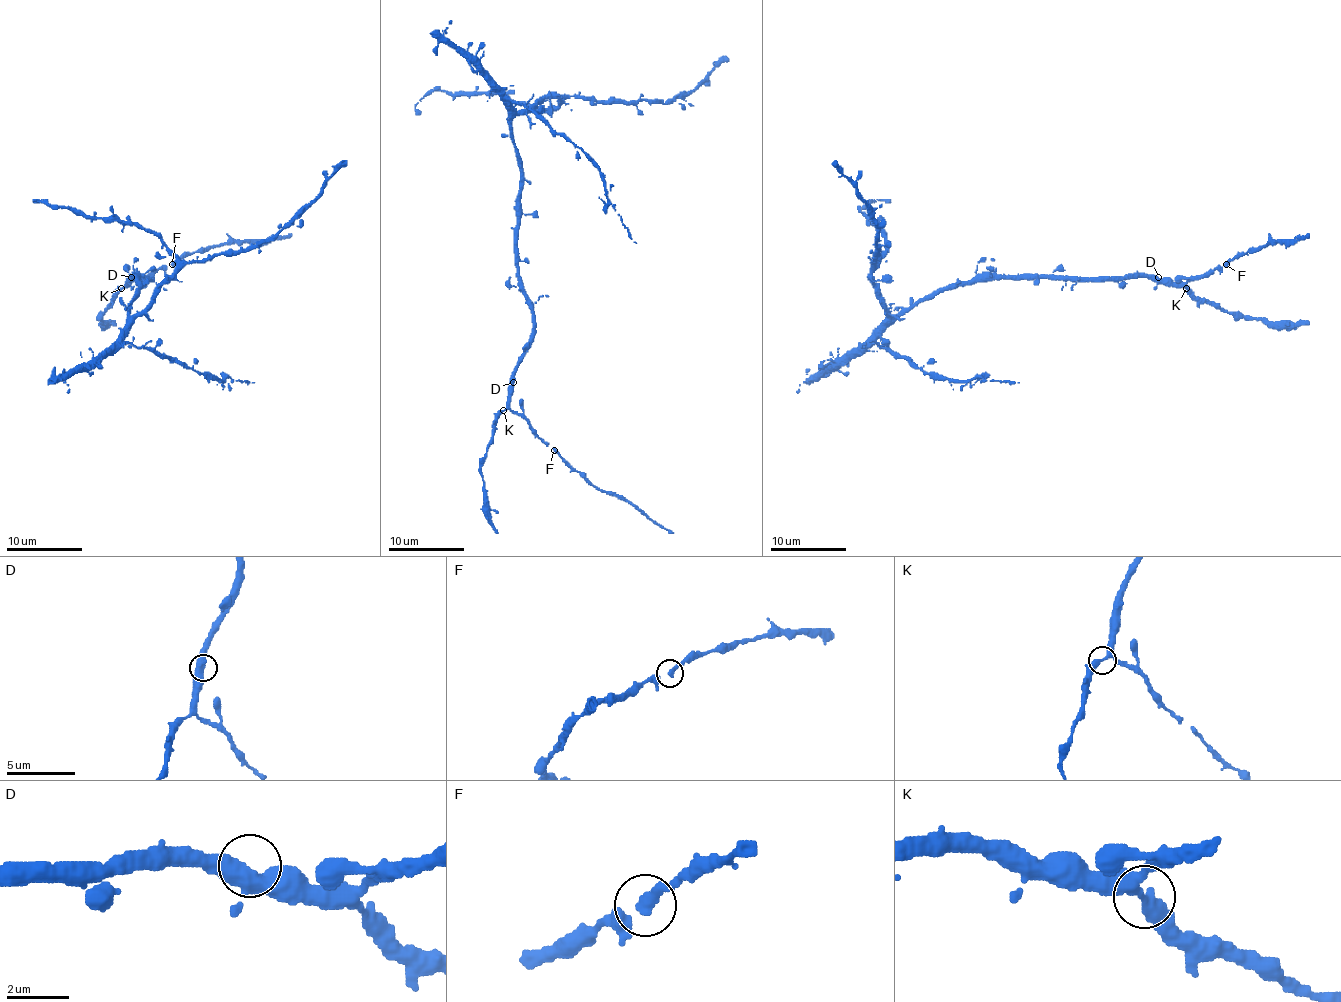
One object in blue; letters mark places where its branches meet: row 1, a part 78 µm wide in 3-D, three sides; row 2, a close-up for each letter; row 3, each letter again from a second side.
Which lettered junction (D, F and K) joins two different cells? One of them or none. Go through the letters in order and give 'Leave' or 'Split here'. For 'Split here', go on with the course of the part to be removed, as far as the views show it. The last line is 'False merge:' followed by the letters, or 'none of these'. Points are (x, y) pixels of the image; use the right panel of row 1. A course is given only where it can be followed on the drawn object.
D: Leave
F: Leave
K: Leave
False merge: none of these

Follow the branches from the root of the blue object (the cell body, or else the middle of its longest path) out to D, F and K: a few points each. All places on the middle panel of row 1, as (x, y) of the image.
D: (517, 224), (517, 277), (519, 289), (532, 314), (532, 333), (527, 352), (517, 363), (513, 382)
F: (517, 224), (517, 277), (532, 314), (532, 333), (515, 369), (510, 409), (519, 413), (553, 449)
K: (517, 224), (517, 277), (519, 289), (532, 314), (532, 333), (527, 352), (517, 363), (510, 405), (504, 411)

